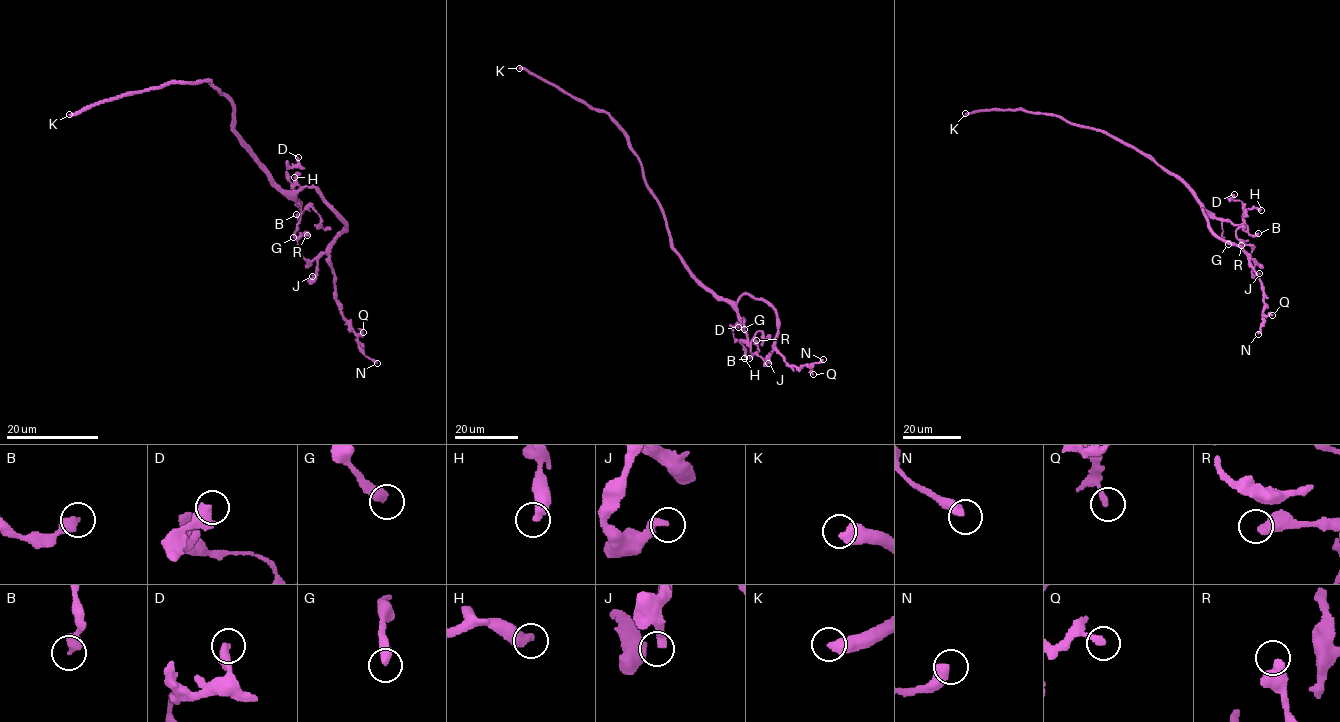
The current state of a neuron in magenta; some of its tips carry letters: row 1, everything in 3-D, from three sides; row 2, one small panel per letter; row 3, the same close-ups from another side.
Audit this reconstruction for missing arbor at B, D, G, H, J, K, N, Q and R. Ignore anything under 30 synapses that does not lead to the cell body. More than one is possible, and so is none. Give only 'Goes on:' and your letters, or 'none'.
Goes on: none

